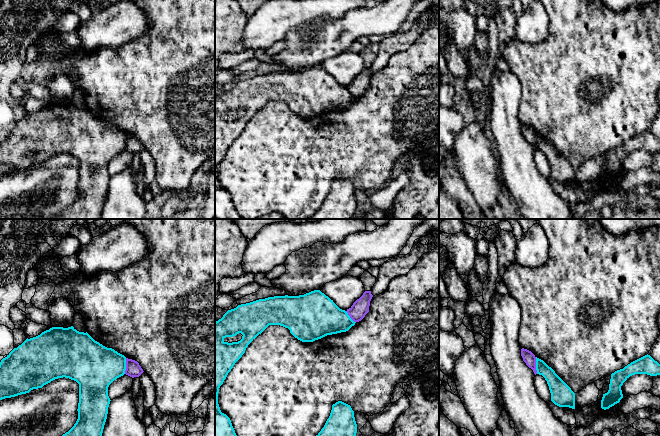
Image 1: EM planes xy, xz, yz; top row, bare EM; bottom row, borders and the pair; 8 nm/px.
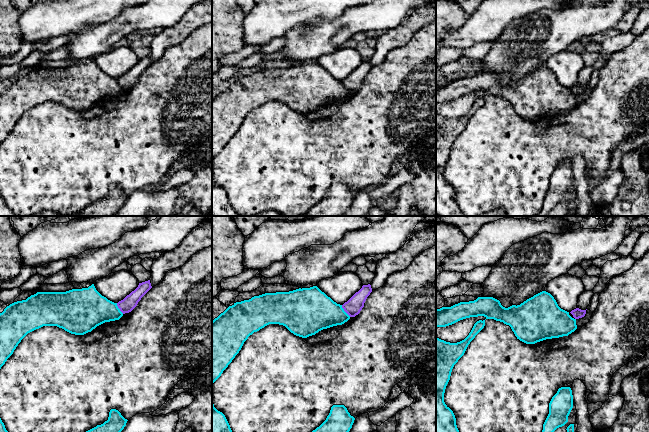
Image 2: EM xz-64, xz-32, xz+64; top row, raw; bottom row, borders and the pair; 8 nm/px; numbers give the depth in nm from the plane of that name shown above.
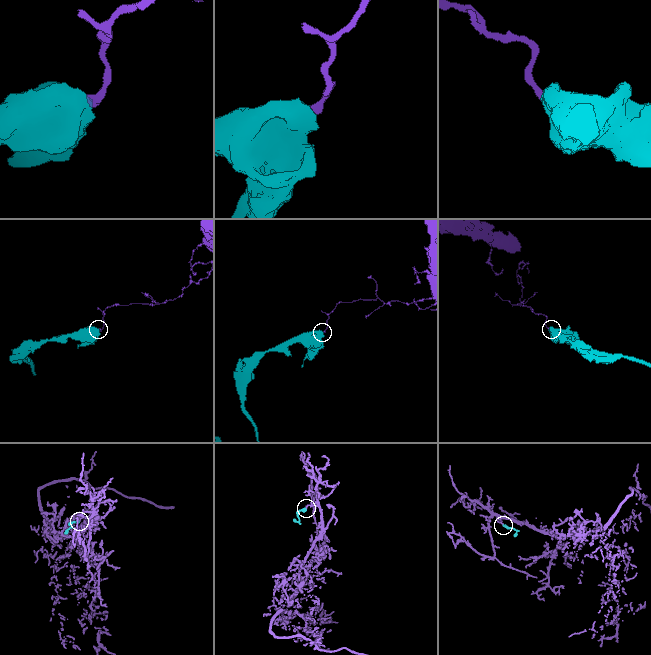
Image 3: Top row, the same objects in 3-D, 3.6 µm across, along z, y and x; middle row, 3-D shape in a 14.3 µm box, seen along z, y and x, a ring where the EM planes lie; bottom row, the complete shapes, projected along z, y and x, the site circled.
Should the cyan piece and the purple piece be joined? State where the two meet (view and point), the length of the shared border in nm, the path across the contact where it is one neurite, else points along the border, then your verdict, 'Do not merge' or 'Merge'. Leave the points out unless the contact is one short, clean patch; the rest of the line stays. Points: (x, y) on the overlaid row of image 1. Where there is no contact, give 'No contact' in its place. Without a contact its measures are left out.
Touches cyan at yz (536, 365). Shared border 140 nm. Boundary: yz (535, 357), (537, 373). Do not merge

